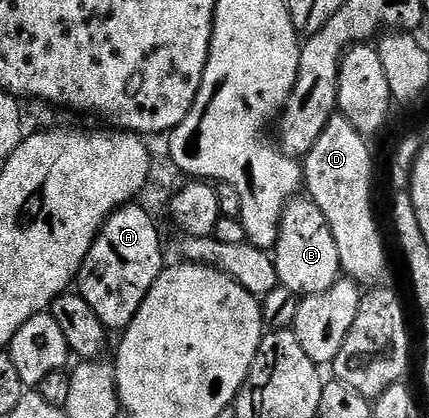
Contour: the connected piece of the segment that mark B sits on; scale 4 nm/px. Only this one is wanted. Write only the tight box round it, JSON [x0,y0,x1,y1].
[272,196,342,298]

